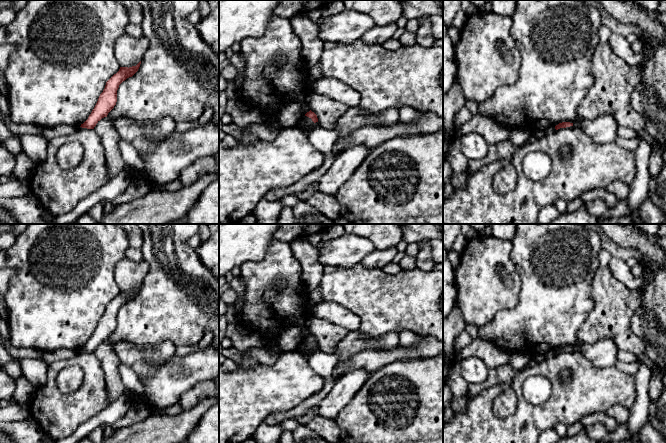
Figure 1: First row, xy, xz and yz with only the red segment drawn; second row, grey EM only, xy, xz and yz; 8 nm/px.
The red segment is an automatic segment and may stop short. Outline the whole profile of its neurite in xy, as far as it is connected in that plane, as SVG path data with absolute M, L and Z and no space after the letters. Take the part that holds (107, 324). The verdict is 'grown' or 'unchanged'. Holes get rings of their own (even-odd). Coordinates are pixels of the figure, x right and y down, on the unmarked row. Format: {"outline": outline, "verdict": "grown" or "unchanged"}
{"outline": "M141 285L132 291L120 291L119 295L114 298L105 309L103 316L100 318L98 325L89 339L88 343L80 351L94 353L96 348L114 332L117 326L117 314L119 309L127 302L132 301L139 293Z", "verdict": "unchanged"}

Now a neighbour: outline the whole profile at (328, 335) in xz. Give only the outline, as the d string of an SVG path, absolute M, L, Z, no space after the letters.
M315 316L309 321L308 329L310 334L317 339L320 350L330 354L334 353L336 346L349 332L344 327Z

